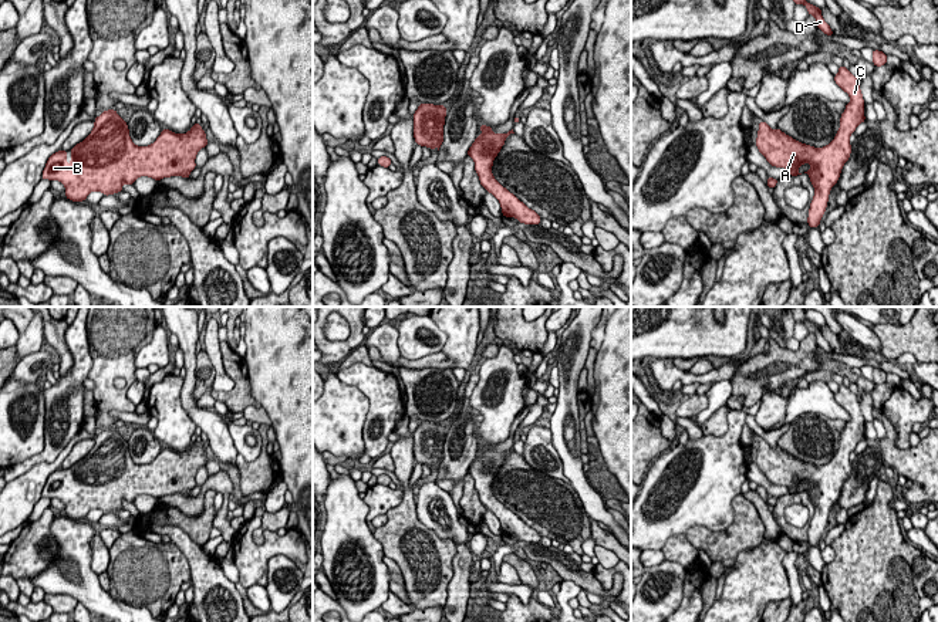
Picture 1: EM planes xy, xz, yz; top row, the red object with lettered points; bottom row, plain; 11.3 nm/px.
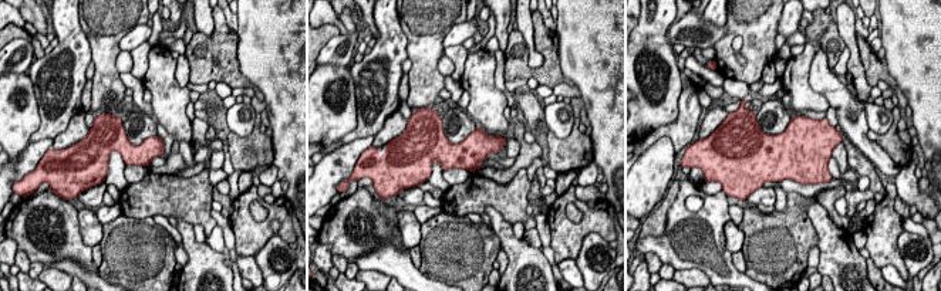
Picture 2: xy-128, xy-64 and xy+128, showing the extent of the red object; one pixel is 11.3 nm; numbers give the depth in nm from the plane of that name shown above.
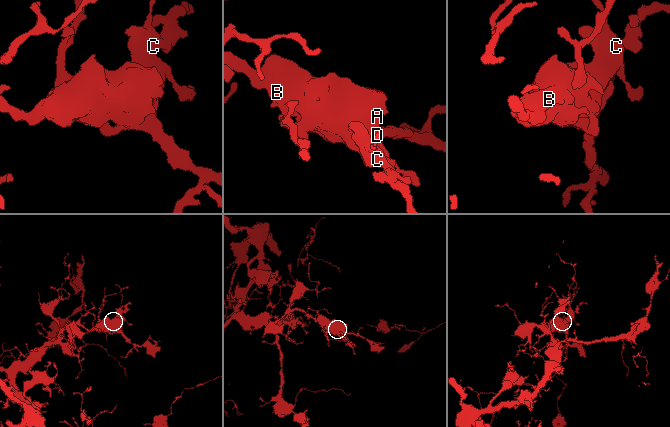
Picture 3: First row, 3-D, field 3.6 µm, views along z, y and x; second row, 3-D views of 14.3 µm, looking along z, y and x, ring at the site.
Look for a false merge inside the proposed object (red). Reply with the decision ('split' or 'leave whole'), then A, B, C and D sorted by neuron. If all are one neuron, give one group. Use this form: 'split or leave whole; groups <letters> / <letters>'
leave whole; groups A B C D

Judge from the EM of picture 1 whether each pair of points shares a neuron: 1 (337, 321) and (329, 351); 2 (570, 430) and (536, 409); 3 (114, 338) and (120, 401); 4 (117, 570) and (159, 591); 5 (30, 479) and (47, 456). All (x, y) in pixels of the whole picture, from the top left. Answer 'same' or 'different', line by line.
1: different
2: different
3: same
4: same
5: different

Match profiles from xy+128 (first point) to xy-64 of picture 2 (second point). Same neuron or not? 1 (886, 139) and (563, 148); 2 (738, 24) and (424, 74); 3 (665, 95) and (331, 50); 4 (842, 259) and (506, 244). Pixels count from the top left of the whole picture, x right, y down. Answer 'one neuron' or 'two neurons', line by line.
1: one neuron
2: one neuron
3: two neurons
4: one neuron

